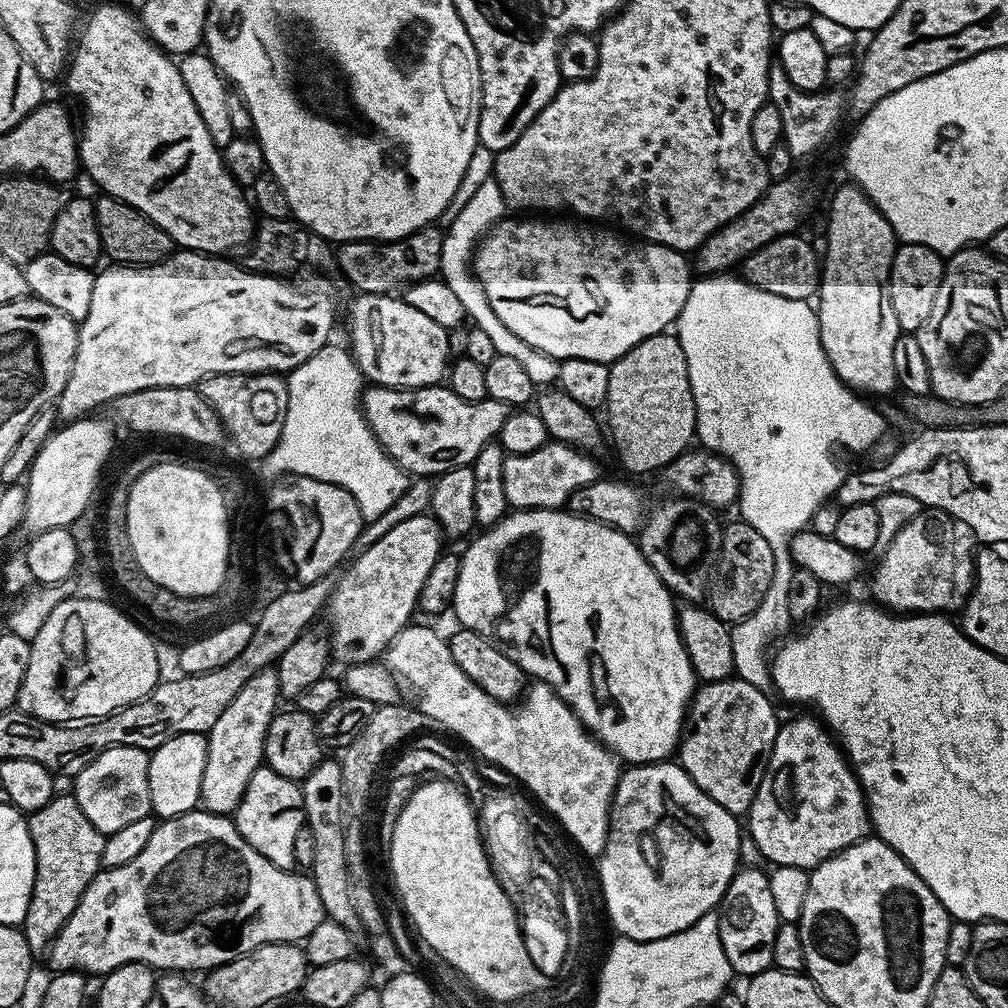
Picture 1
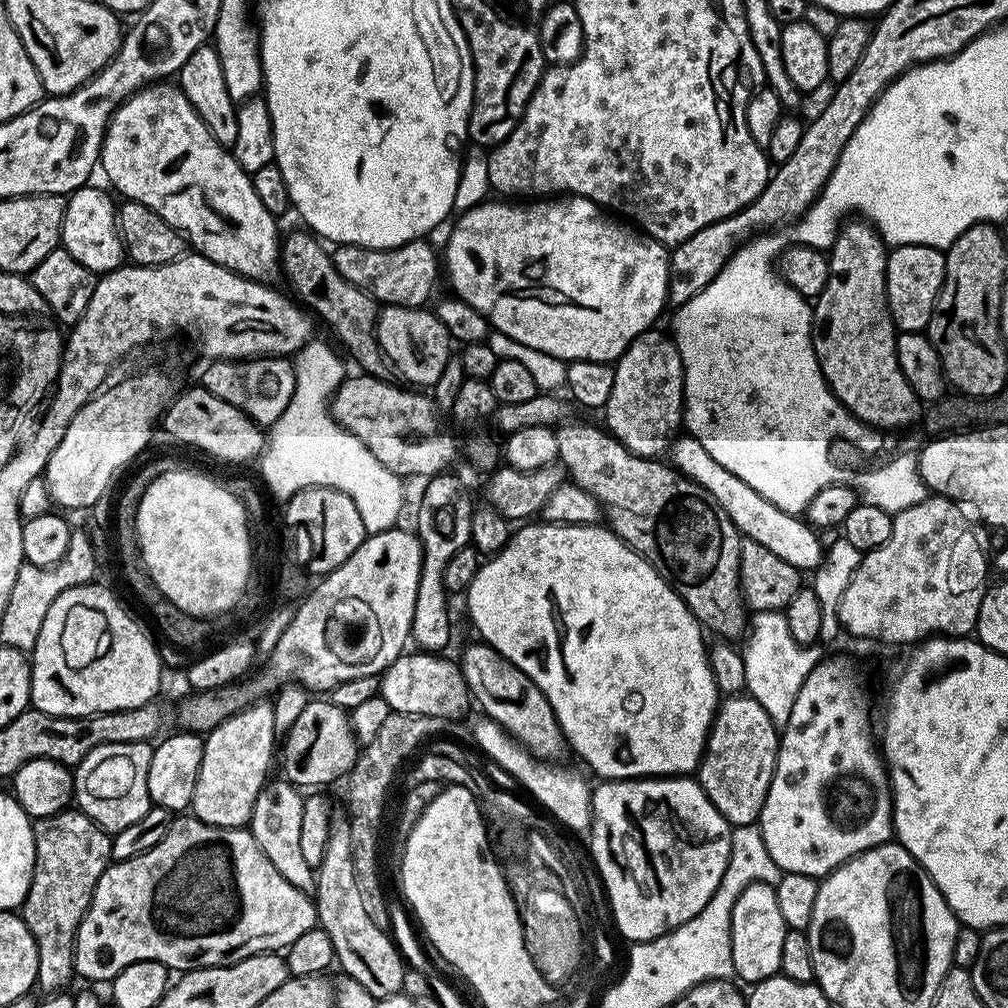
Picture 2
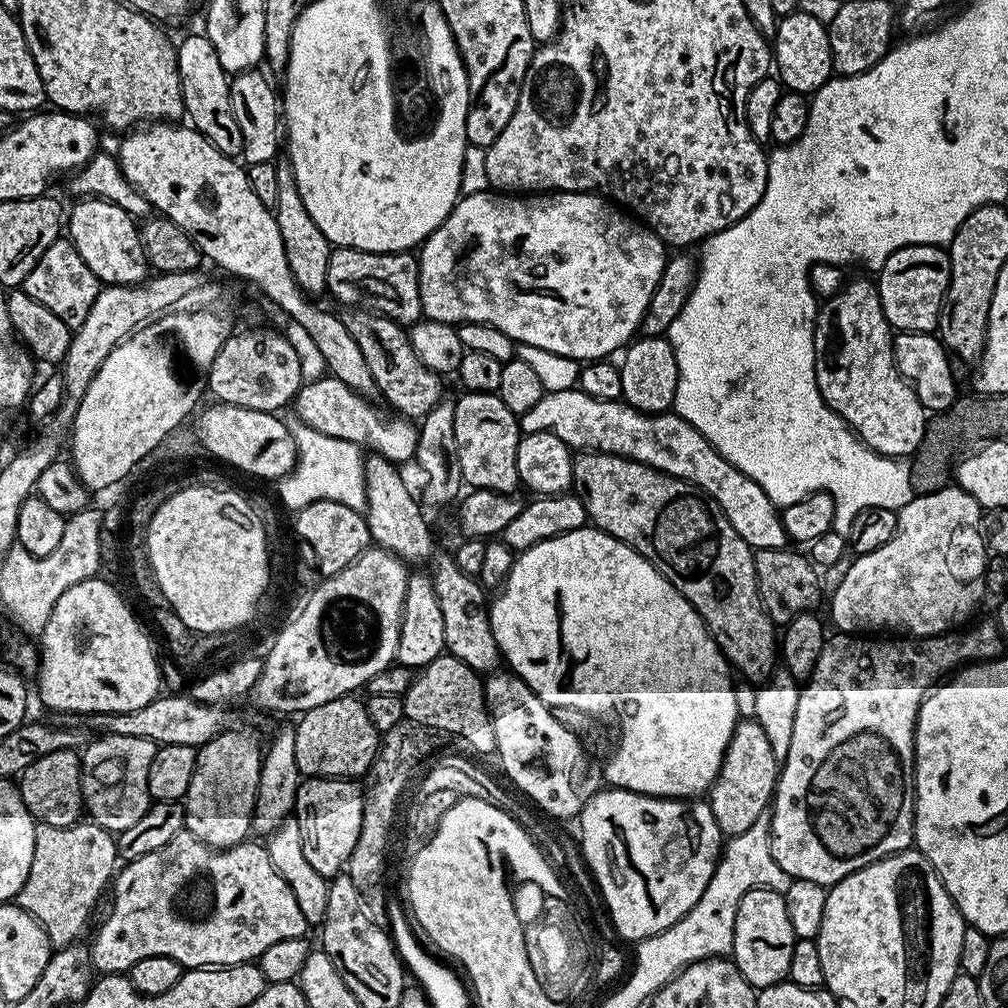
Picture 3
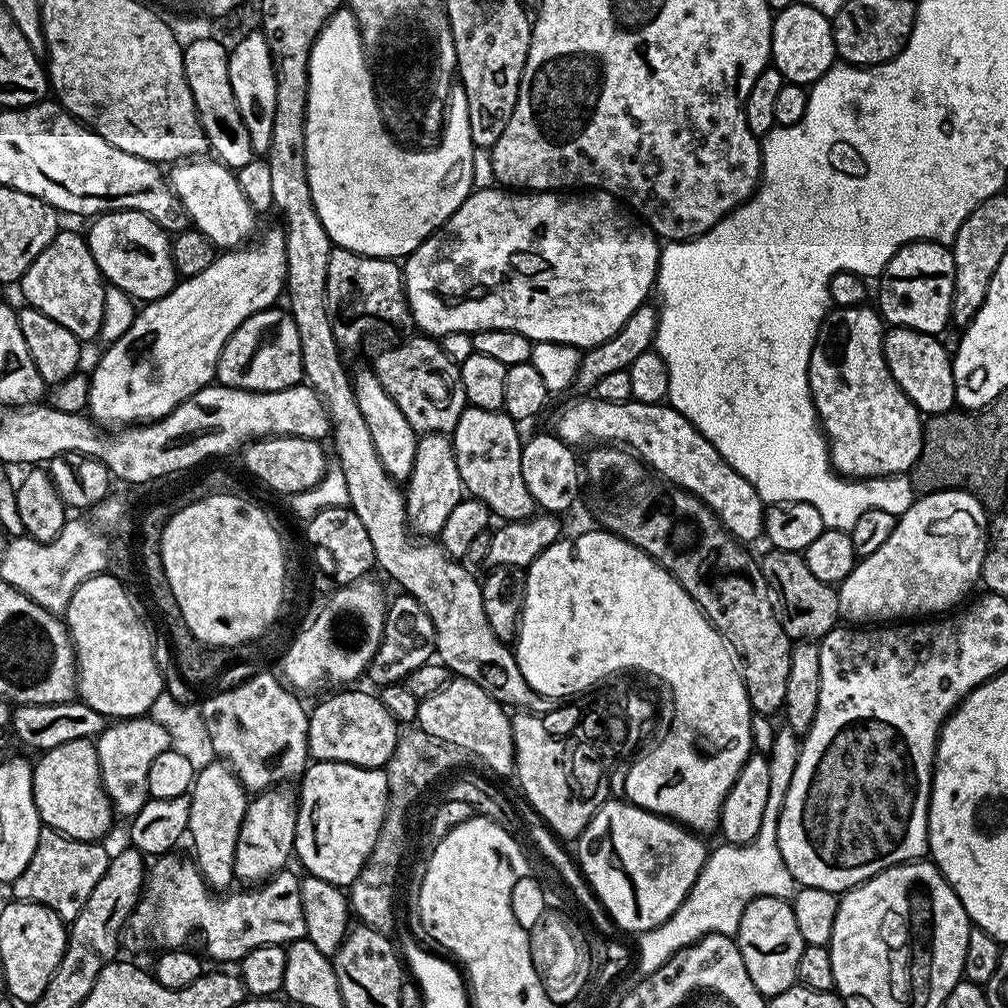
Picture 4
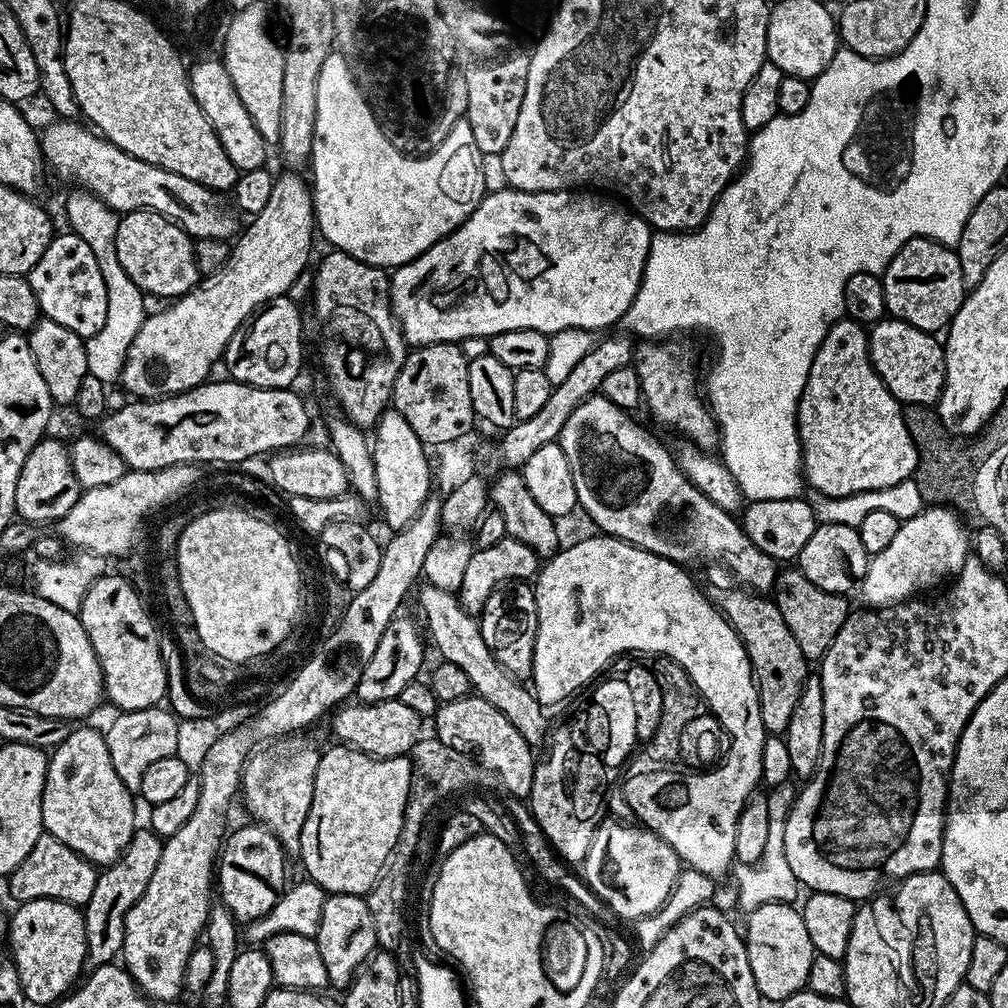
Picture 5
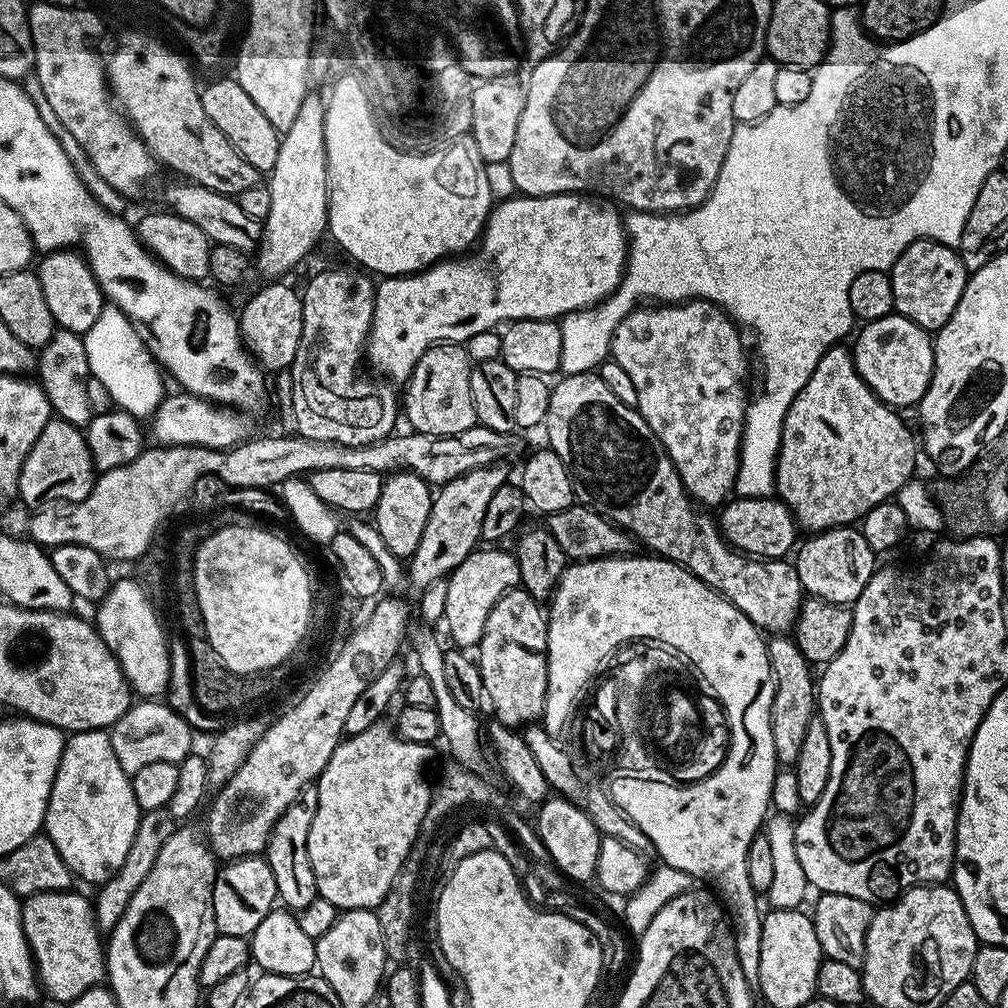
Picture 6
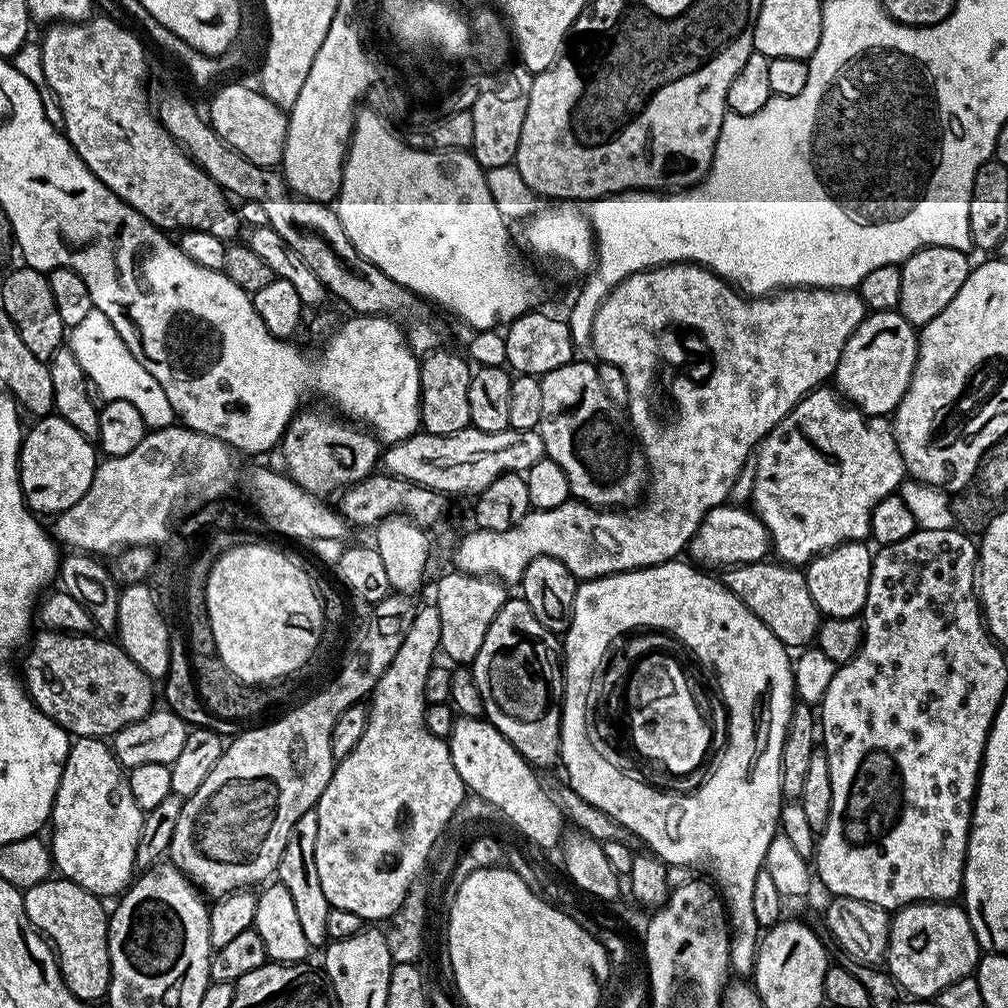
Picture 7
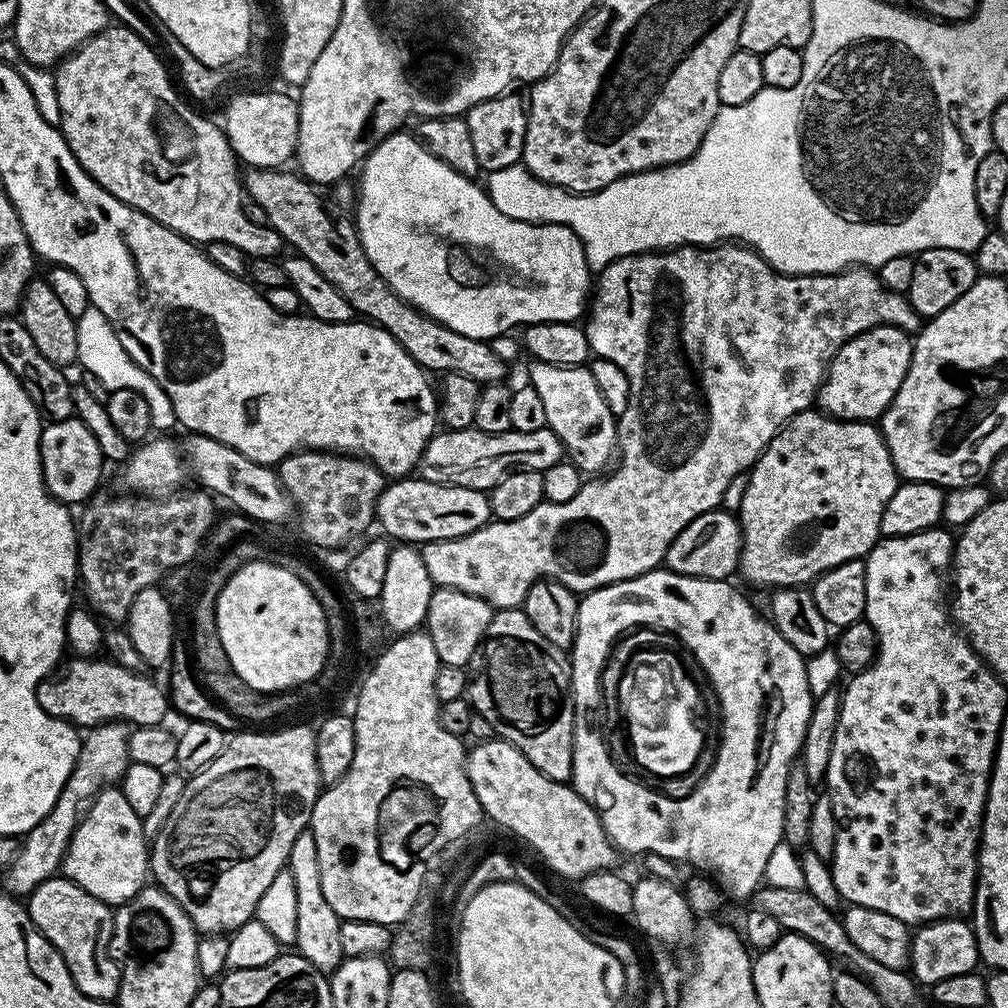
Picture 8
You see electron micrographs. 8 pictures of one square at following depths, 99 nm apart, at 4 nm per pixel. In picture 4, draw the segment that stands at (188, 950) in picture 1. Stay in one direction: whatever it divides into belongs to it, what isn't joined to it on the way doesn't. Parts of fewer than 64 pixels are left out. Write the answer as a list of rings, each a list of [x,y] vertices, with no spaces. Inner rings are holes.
[[[165,854],[151,861],[146,872],[144,890],[136,909],[132,911],[130,936],[136,940],[145,940],[148,944],[157,944],[160,950],[183,949],[187,940],[197,932],[204,939],[204,948],[216,960],[234,960],[240,962],[244,956],[259,947],[271,944],[287,946],[293,940],[306,938],[306,918],[302,912],[301,877],[292,870],[276,873],[270,880],[259,886],[249,887],[249,892],[236,892],[225,895],[223,899],[208,887],[204,876],[191,859],[183,860],[177,854]]]

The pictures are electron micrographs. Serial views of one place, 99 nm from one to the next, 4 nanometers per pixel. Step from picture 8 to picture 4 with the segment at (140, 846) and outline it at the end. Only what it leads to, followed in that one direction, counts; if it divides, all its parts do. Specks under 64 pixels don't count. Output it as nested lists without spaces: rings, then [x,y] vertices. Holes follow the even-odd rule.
[[[91,739],[65,742],[39,758],[32,770],[32,789],[41,825],[75,840],[103,841],[112,828],[114,813],[100,784],[95,743]]]

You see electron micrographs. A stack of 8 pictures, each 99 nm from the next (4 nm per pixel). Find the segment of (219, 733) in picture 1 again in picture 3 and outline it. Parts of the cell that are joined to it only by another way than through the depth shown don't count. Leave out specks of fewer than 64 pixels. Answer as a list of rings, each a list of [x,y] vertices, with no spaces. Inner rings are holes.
[[[226,730],[210,742],[201,744],[196,754],[194,778],[190,778],[190,786],[184,795],[184,826],[187,831],[204,844],[221,850],[233,848],[236,844],[245,843],[252,832],[252,817],[256,815],[256,795],[260,781],[260,762],[262,744],[248,732],[232,732]]]

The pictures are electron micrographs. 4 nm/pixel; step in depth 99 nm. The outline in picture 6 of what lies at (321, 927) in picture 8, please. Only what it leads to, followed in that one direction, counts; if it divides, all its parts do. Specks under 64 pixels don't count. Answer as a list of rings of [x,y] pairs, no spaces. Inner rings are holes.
[[[309,786],[300,798],[286,809],[272,827],[268,839],[266,859],[270,870],[274,870],[274,882],[279,903],[289,910],[308,910],[318,899],[314,870],[310,866],[310,854],[306,850],[306,838],[310,838],[310,822],[314,822],[314,810],[318,806],[315,787]]]

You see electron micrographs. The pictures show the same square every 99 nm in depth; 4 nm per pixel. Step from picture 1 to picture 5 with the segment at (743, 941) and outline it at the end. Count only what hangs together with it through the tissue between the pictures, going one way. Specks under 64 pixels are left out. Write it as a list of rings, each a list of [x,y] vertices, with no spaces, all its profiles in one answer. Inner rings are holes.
[[[763,904],[754,911],[747,913],[748,932],[746,928],[746,943],[748,945],[748,957],[750,958],[750,970],[754,974],[756,989],[765,1001],[779,1002],[795,992],[801,991],[807,985],[810,974],[810,962],[814,955],[814,949],[810,942],[810,934],[806,934],[806,922],[803,911],[792,904]]]

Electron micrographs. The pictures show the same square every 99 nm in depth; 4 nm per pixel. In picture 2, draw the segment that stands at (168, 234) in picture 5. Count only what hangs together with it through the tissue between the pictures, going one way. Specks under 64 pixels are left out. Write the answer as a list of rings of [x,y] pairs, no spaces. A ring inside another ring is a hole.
[[[85,186],[67,197],[64,221],[60,227],[60,244],[73,258],[78,258],[86,270],[94,274],[113,272],[125,263],[124,241],[116,227],[117,205],[100,188]]]

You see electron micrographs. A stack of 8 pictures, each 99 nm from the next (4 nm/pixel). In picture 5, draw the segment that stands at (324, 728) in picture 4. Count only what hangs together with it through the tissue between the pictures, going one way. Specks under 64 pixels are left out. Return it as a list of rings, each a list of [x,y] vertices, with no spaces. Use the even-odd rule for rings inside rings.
[[[399,698],[378,702],[377,704],[361,704],[348,702],[335,709],[336,717],[332,720],[332,732],[341,745],[357,748],[367,756],[377,756],[380,760],[395,756],[408,756],[412,747],[422,738],[420,723],[422,717],[401,702]]]

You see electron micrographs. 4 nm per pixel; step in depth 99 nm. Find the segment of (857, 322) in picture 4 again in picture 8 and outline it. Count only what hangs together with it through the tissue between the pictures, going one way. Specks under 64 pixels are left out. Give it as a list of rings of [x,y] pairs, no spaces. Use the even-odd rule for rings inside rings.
[[[819,410],[800,412],[797,416],[792,417],[781,428],[779,434],[765,446],[756,463],[747,473],[746,479],[748,479],[748,485],[745,486],[744,493],[740,496],[740,512],[738,511],[740,529],[744,535],[738,572],[741,577],[744,575],[750,583],[757,584],[760,588],[768,588],[767,590],[808,586],[823,572],[829,572],[834,570],[836,566],[842,566],[842,562],[864,560],[870,549],[882,539],[880,535],[882,510],[886,510],[886,502],[890,502],[890,498],[898,486],[896,467],[890,458],[890,450],[875,423],[863,420],[836,420],[832,416],[825,416]]]

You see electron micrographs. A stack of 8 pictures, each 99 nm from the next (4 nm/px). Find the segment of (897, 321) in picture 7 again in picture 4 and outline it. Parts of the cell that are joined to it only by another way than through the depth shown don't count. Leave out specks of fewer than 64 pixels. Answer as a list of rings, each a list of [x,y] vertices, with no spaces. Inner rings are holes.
[[[889,327],[884,334],[884,357],[886,366],[898,382],[898,386],[910,397],[924,414],[951,412],[956,404],[954,374],[949,349],[939,344],[930,332],[919,332],[909,328]]]

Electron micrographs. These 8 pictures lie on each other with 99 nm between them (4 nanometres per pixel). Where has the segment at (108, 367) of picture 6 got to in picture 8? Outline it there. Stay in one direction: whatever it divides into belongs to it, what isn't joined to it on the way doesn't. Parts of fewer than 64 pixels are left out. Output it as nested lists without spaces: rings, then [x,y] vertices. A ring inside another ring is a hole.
[[[89,306],[86,314],[82,314],[77,319],[76,329],[78,330],[76,359],[84,372],[99,376],[109,390],[122,390],[123,388],[138,390],[138,394],[142,394],[142,398],[146,398],[146,406],[150,406],[152,426],[157,433],[164,434],[167,433],[164,432],[167,428],[175,429],[177,427],[174,406],[170,402],[166,390],[162,390],[162,386],[158,386],[158,382],[154,382],[154,378],[150,378],[150,374],[146,374],[146,370],[139,368],[130,358],[130,354],[126,354],[122,342],[118,342],[115,328],[106,318],[106,314],[102,314],[102,310]]]

